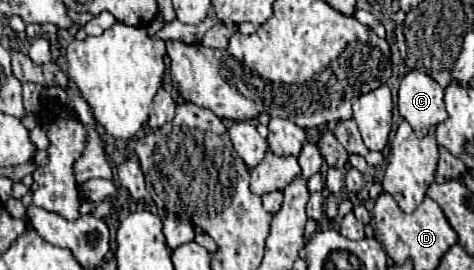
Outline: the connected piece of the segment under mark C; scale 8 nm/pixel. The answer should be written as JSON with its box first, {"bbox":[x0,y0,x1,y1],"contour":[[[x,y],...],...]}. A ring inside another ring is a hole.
{"bbox":[398,70,448,136],"contour":[[[410,70],[398,90],[398,110],[402,118],[410,122],[416,136],[428,134],[430,126],[436,126],[448,118],[444,108],[444,88],[420,70]]]}

